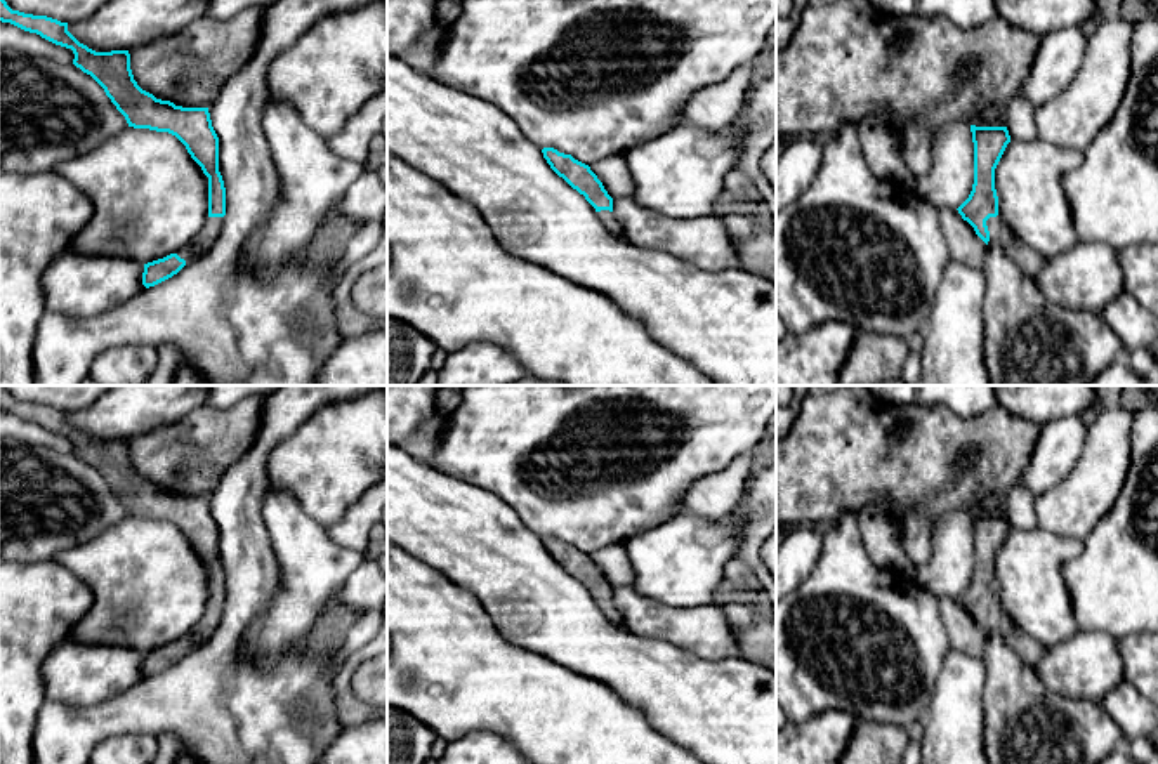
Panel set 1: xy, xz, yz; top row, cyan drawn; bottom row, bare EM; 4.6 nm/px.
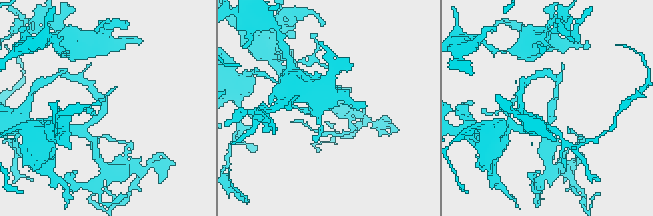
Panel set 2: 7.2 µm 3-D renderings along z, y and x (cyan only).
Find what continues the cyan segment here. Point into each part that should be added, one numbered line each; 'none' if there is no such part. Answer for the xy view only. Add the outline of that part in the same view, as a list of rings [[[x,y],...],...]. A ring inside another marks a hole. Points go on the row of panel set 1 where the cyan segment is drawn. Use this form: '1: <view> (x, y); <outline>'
1: xy (202, 243); [[[208,217],[200,234],[182,250],[175,252],[181,259],[191,262],[210,250],[217,236],[220,234],[224,217]]]

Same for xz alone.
1: xz (606, 217); [[[601,210],[597,212],[597,217],[599,221],[602,222],[602,226],[615,236],[618,238],[625,238],[623,236],[623,229],[622,226],[618,224],[616,217],[613,215],[613,212],[609,210]]]

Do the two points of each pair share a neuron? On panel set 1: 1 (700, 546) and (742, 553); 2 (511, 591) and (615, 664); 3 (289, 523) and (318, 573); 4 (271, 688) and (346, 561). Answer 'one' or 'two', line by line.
1: two
2: one
3: one
4: two

